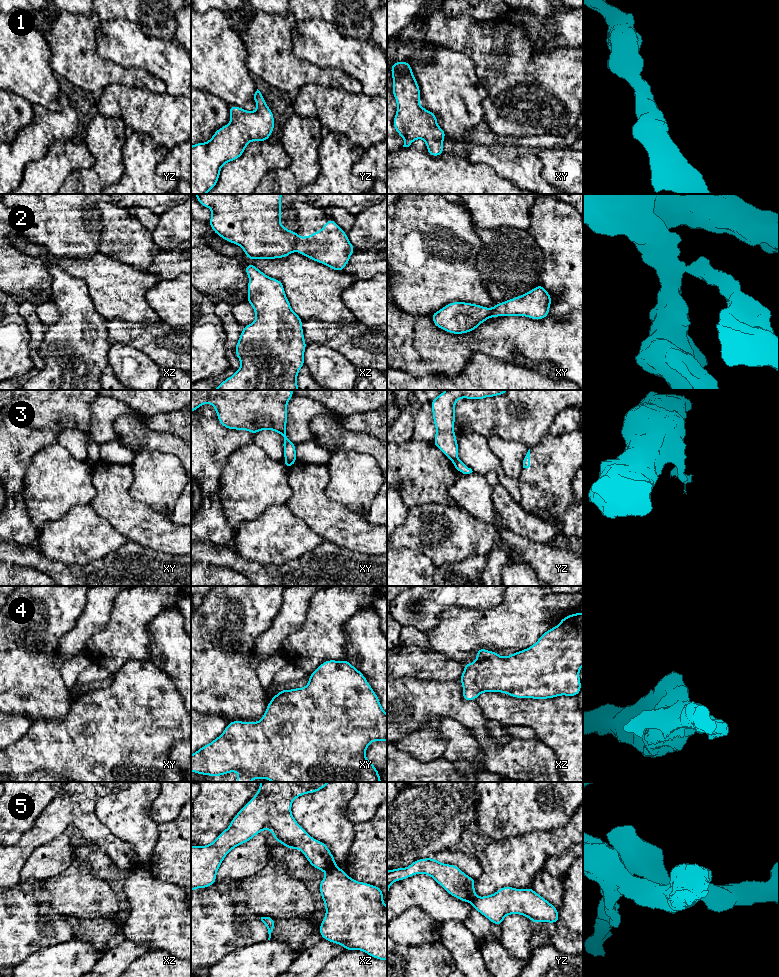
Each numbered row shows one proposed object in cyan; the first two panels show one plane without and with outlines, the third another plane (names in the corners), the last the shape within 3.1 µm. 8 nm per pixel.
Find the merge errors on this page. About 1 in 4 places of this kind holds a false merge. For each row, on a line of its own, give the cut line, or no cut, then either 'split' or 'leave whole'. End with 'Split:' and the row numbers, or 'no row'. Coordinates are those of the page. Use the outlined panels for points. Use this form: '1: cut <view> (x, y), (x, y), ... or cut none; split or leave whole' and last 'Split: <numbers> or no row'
1: cut none; leave whole
2: cut xz (300, 238), (295, 250); split
3: cut xy (285, 459), (295, 460); split
4: cut none; leave whole
5: cut xz (336, 866), (327, 872); split
Split: 2, 3, 5

